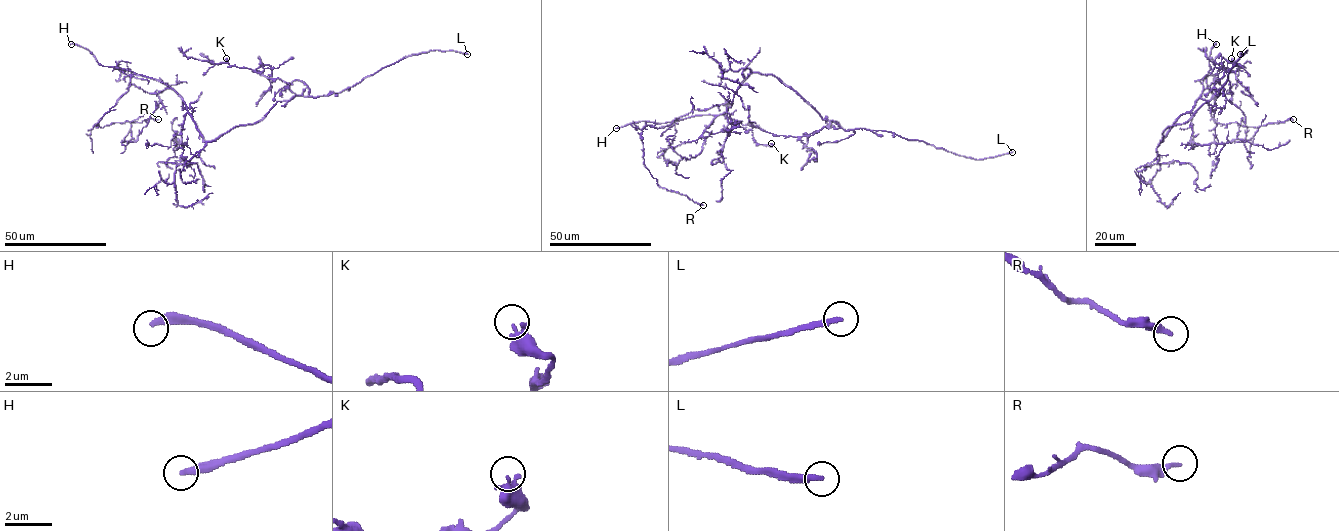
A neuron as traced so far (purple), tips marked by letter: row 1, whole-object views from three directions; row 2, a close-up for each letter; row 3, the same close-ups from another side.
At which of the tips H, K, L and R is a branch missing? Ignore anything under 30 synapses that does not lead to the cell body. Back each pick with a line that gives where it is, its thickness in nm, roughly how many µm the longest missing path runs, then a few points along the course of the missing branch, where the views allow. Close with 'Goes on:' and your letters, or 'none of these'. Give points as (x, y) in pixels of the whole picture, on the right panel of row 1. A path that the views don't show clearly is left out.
L: at (1240, 54); 200 nm thick; about 160 µm are missing; missing branch runs (1240, 54), (1218, 75), (1213, 67), (1220, 65), (1221, 55), (1214, 45), (1187, 34), (1177, 39)
Goes on: L

